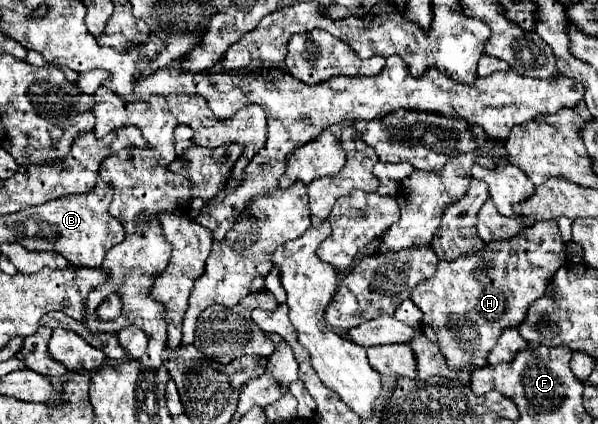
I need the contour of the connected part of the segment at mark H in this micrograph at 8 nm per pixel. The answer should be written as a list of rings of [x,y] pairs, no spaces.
[[[544,221],[524,229],[510,241],[486,245],[480,255],[466,255],[452,263],[438,261],[436,275],[418,283],[410,299],[424,313],[424,335],[444,347],[452,369],[460,371],[466,365],[484,367],[500,331],[524,321],[530,303],[544,295],[554,273],[566,263],[566,245],[558,225]]]

